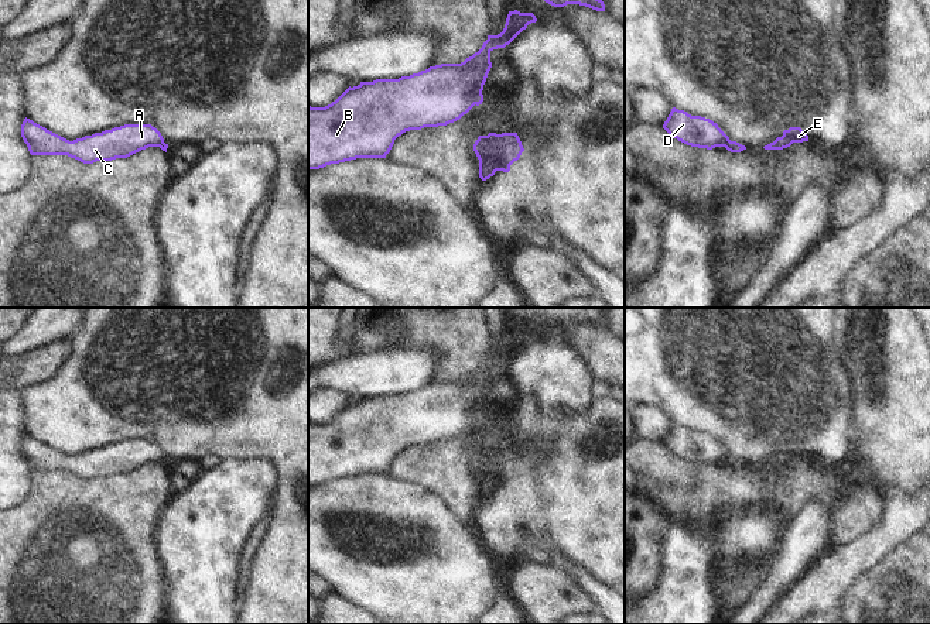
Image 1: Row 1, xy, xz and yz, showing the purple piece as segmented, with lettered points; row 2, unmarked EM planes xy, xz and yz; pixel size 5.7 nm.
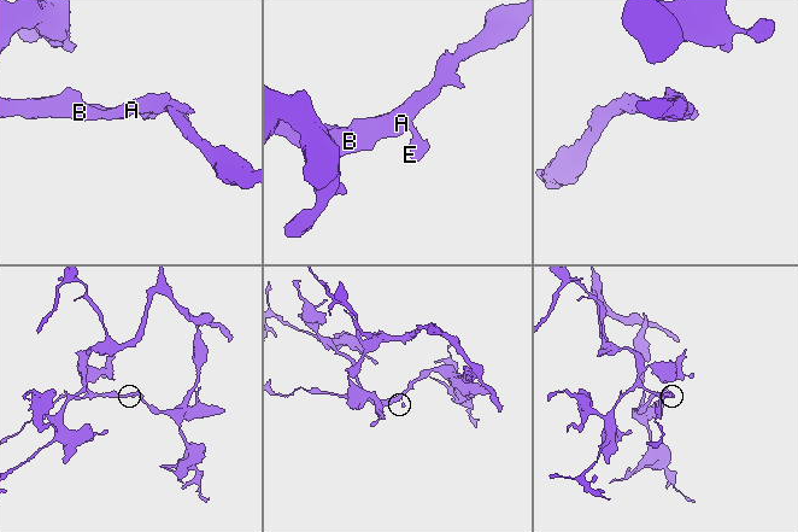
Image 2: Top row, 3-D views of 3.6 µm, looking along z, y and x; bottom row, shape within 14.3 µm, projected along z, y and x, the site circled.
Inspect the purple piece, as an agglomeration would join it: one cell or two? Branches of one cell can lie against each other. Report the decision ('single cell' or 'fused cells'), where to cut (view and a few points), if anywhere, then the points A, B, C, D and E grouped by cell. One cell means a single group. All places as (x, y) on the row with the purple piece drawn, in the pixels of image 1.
fused cells | yz (730, 140), (724, 146) | A B C D / E

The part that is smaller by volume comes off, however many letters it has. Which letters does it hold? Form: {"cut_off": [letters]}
{"cut_off": ["E"]}

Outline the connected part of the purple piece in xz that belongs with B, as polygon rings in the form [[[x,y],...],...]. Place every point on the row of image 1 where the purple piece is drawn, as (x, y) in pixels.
[[[509,11],[503,31],[488,35],[482,48],[461,64],[441,64],[399,79],[360,82],[358,86],[349,86],[325,107],[308,104],[308,169],[356,158],[386,158],[394,140],[403,133],[459,120],[475,106],[473,97],[483,90],[492,68],[490,52],[509,45],[536,21],[533,13]]]

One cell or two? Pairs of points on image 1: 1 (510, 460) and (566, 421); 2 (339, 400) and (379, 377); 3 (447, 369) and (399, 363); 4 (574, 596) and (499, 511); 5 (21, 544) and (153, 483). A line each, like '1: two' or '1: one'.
1: one
2: two
3: two
4: two
5: one

